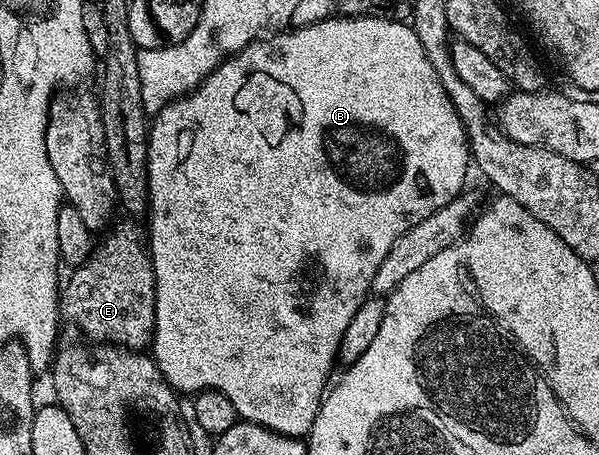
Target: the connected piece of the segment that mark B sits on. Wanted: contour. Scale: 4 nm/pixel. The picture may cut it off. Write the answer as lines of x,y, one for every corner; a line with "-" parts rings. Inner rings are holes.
339,16
337,19
321,21
315,25
300,25
291,28
291,33
278,31
267,36
261,41
254,42
246,49
241,49
233,57
226,58
222,64
217,65
212,72
200,82
193,93
186,94
176,101
171,101
157,116
153,118
148,129
148,144
146,147
146,162
148,163
148,175
150,176
150,204
148,206
148,218
150,217
150,245
148,244
148,257
154,270
154,294
156,295
156,323
154,324
154,339
152,342
152,356
158,365
158,370
164,375
170,388
179,394
193,395
204,389
215,389
228,399
232,399
232,407
243,421
251,421
271,429
277,433
283,433
286,437
305,438
310,432
312,423
318,414
318,407
322,404
324,394
327,392
326,380
330,372
336,369
338,360
338,348
340,339
344,339
344,331
348,323
352,323
352,315
362,306
364,298
371,292
373,276
377,268
383,263
392,245
414,224
427,219
433,212
439,211
457,195
463,192
462,184
466,181
466,168
471,168
472,158
466,135
466,129
458,118
456,107
451,103
450,96
444,91
416,31
405,21
385,21
384,19
372,19
371,17
347,17

